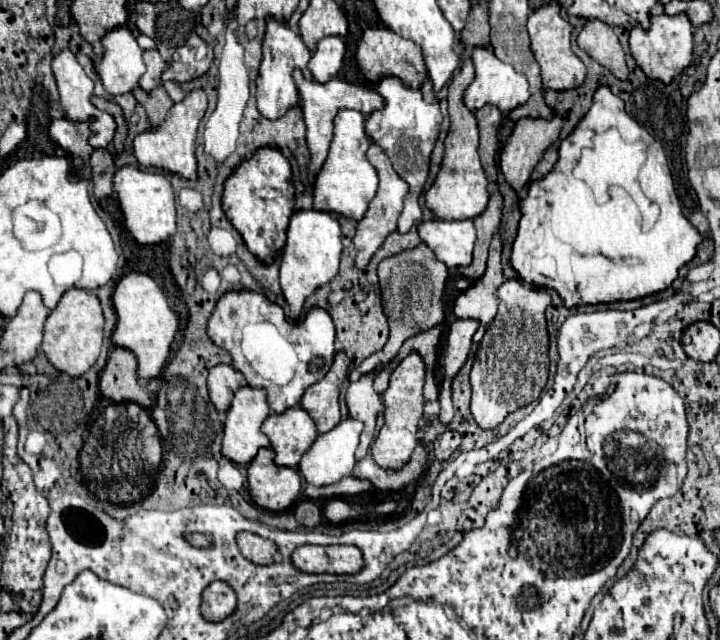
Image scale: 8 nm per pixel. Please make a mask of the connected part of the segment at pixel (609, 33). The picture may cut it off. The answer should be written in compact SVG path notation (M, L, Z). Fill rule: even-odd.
M587 20L577 36L577 46L601 66L611 70L615 78L627 80L629 68L625 62L625 54L611 26L601 20Z

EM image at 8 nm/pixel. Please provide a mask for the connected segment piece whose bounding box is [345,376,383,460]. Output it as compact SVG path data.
M361 376L357 382L351 382L345 398L347 398L349 416L357 418L365 424L365 428L361 432L361 442L357 448L357 460L361 460L367 454L369 444L375 436L377 414L383 412L383 404L379 400L379 394L373 390L373 376Z

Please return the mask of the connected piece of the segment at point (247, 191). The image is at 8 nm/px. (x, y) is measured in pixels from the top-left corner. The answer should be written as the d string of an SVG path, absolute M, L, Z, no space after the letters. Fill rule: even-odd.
M273 148L257 150L251 158L243 160L243 164L225 182L225 216L243 236L249 252L257 254L257 258L265 258L265 262L269 262L269 258L281 254L281 246L285 246L285 226L289 226L289 218L293 214L293 196L295 188L291 184L291 166L287 158Z

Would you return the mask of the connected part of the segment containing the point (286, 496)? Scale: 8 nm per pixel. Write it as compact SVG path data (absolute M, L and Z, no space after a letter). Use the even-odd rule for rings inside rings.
M261 448L249 464L249 494L257 506L269 512L285 512L301 492L301 476L295 468L277 466L273 456L271 448Z

